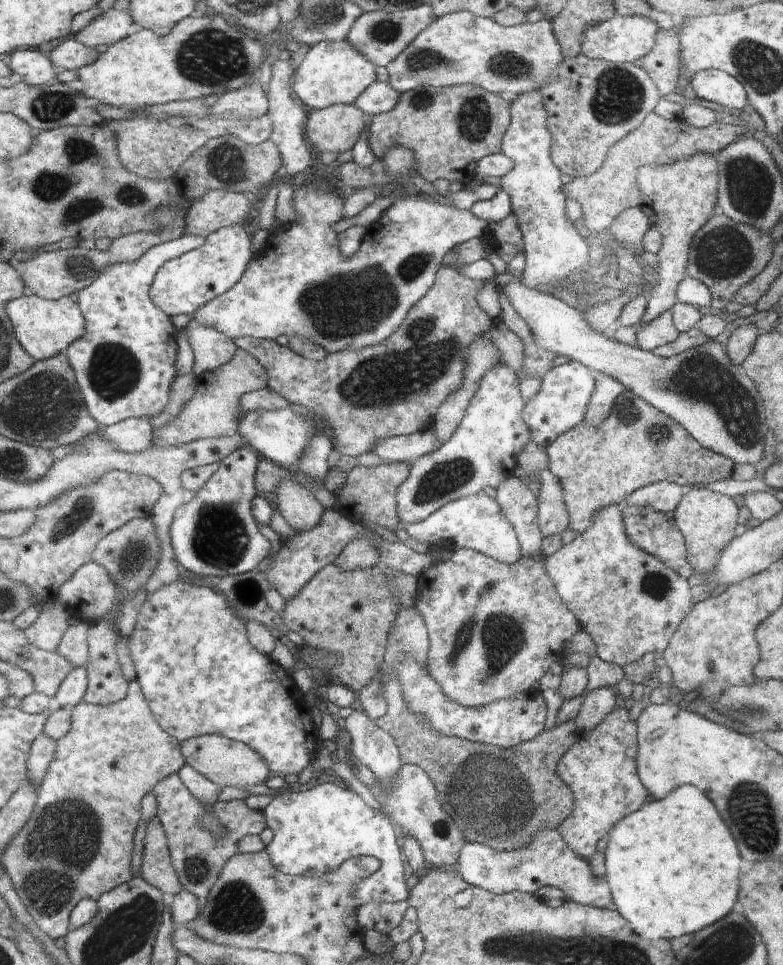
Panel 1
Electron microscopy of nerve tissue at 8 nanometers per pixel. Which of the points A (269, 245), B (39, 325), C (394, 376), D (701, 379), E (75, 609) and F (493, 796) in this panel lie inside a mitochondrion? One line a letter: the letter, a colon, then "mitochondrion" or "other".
A: other
B: other
C: mitochondrion
D: mitochondrion
E: other
F: mitochondrion

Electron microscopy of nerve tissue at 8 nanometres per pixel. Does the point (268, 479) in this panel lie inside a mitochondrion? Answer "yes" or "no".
no

